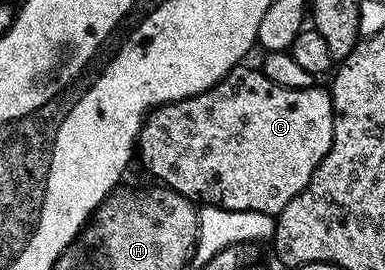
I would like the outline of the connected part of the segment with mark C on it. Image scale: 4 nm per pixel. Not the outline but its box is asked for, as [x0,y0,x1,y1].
[136,63,334,215]

